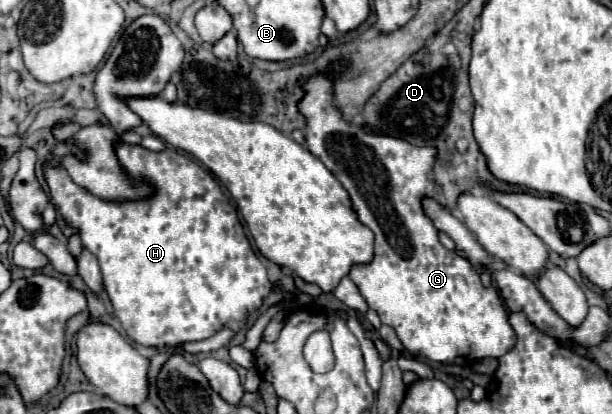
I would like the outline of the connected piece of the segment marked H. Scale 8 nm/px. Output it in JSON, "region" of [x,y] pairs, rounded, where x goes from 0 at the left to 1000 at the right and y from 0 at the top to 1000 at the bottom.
{"region":[[[196,345],[190,350],[190,374],[209,423],[235,432],[255,452],[248,481],[212,490],[160,481],[127,452],[95,399],[75,408],[75,437],[101,524],[127,553],[134,592],[157,616],[186,761],[209,814],[235,838],[291,833],[340,819],[376,771],[402,775],[405,756],[415,756],[428,737],[428,722],[441,708],[444,688],[435,669],[435,645],[418,621],[395,539],[389,534],[386,500],[366,476],[359,447],[330,399],[281,355],[252,370],[229,350]]]}

